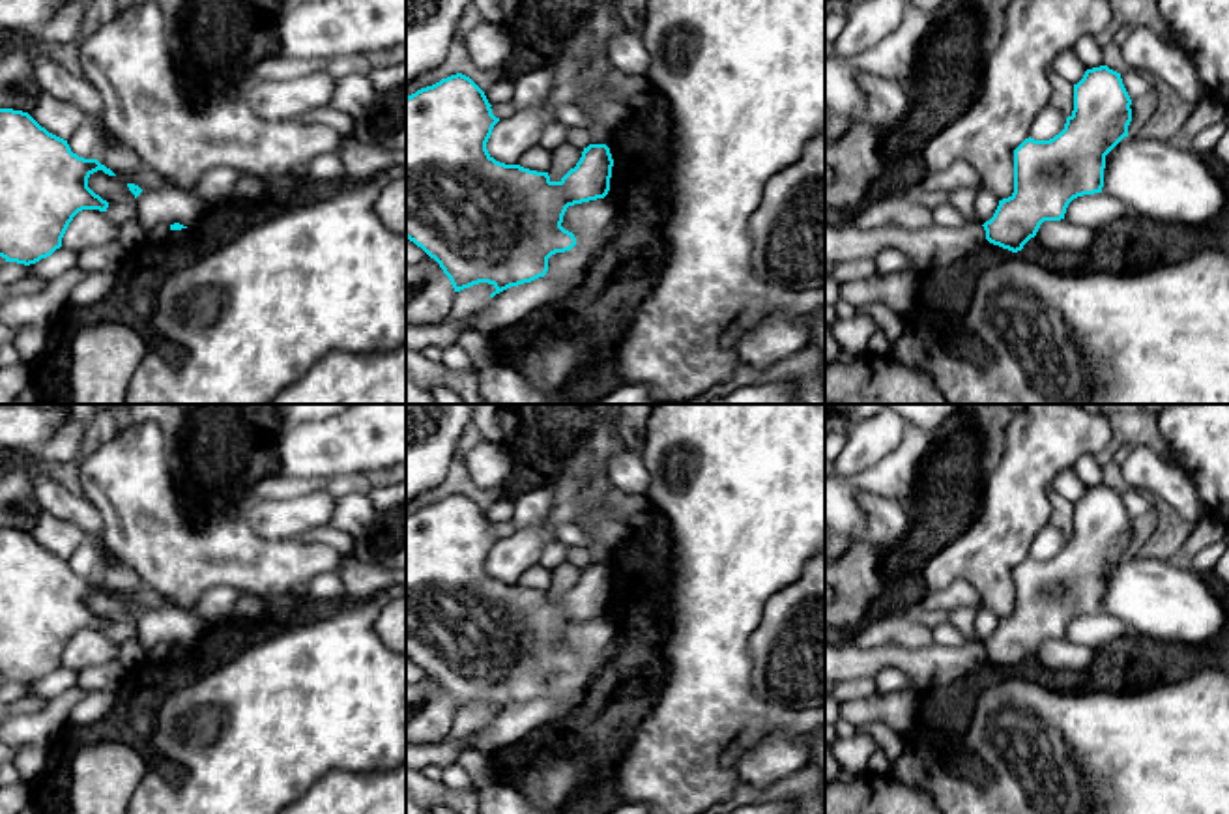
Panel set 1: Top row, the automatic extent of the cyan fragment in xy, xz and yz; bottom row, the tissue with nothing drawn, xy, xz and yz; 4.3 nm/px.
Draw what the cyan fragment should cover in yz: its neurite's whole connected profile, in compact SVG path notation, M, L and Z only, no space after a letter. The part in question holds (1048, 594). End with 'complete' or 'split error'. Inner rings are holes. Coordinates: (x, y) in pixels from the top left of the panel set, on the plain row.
M1107 485L1087 488L1074 503L1074 530L1064 548L1049 560L1025 558L1014 569L1014 612L999 619L990 640L982 646L993 664L1018 672L1036 655L1044 640L1064 638L1068 623L1083 614L1102 612L1106 574L1128 556L1132 518L1121 492Z | complete

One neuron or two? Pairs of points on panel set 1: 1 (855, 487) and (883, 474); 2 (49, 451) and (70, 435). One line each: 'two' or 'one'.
1: one
2: one

